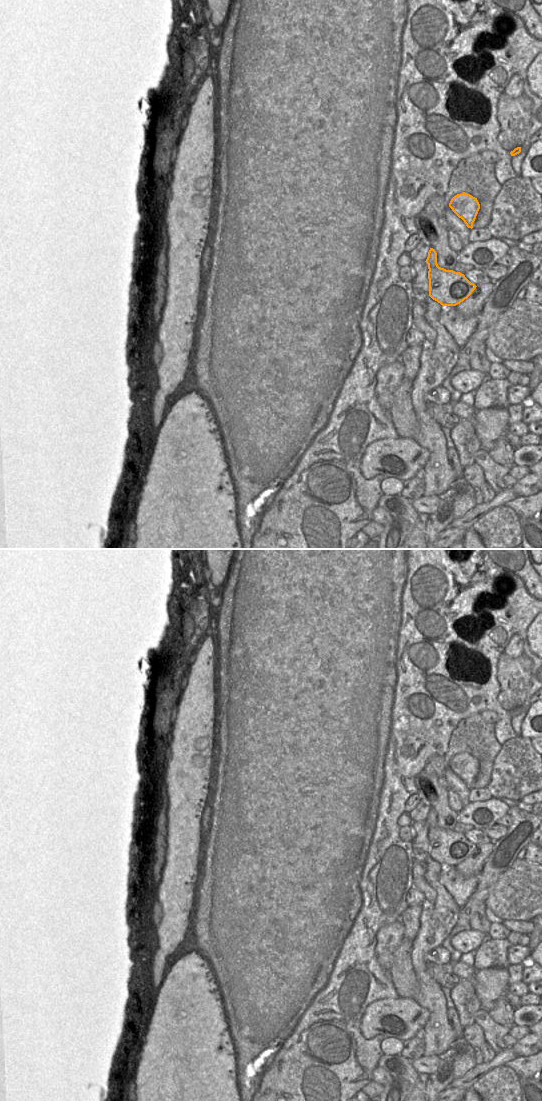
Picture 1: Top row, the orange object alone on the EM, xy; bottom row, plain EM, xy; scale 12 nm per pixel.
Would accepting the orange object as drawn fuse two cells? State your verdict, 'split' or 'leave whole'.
leave whole

